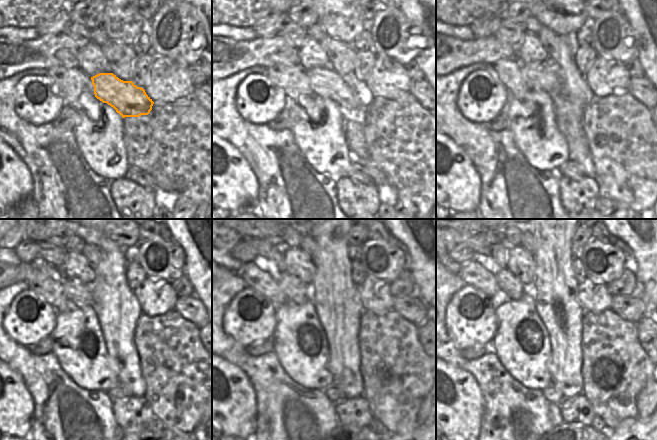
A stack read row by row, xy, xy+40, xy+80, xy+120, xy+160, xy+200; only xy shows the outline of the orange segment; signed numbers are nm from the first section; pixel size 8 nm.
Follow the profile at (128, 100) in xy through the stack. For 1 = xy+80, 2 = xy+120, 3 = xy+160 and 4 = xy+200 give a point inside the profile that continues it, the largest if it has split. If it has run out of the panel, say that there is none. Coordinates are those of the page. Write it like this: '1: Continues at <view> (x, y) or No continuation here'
1: Continues at xy+80 (539, 77)
2: Continues at xy+120 (79, 294)
3: Continues at xy+160 (295, 291)
4: Continues at xy+200 (512, 286)

